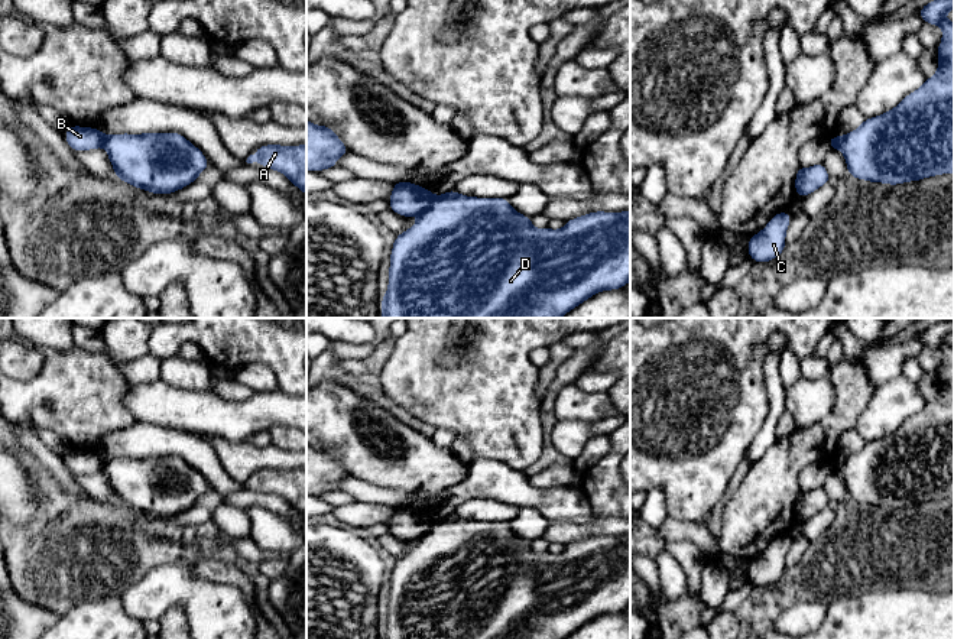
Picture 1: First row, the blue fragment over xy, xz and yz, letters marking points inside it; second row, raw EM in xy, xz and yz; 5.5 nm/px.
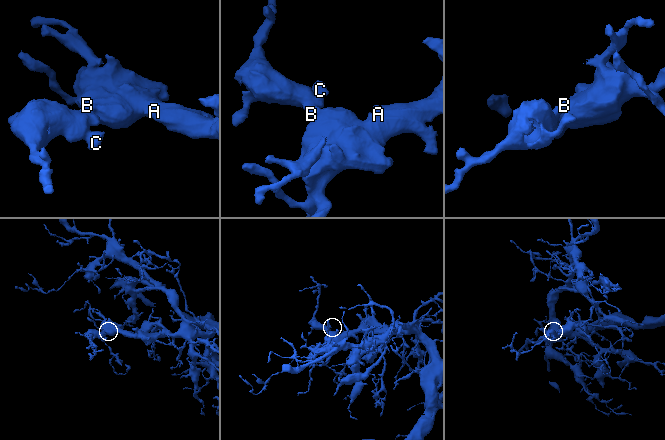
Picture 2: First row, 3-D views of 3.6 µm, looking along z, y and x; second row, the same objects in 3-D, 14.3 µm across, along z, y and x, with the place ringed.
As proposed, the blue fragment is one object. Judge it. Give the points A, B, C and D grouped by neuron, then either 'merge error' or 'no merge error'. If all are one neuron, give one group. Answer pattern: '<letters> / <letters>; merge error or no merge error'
A D / B C; merge error

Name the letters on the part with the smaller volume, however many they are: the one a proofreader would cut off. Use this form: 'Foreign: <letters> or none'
Foreign: B, C

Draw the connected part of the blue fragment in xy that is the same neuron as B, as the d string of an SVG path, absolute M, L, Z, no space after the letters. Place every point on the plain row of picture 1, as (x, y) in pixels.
M72 450L64 458L72 474L93 474L104 470L106 458L100 453Z

